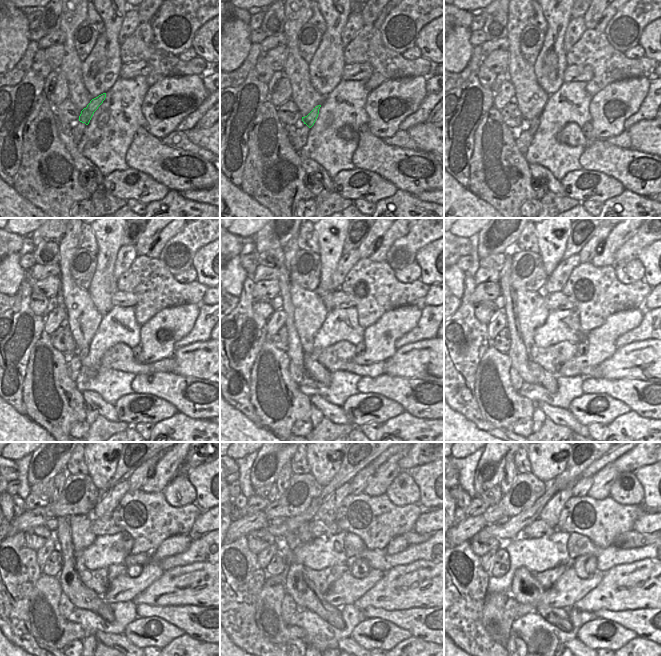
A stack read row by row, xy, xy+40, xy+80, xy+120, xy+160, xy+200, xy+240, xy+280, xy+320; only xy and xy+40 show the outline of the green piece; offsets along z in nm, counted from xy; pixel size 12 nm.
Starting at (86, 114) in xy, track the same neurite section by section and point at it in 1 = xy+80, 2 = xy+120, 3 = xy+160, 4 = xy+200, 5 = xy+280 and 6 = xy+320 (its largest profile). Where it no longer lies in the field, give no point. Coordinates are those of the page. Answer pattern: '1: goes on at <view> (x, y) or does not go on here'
1: goes on at xy+80 (534, 123)
2: goes on at xy+120 (84, 352)
3: goes on at xy+160 (315, 370)
4: goes on at xy+200 (548, 380)
5: goes on at xy+280 (335, 620)
6: goes on at xy+320 (564, 625)

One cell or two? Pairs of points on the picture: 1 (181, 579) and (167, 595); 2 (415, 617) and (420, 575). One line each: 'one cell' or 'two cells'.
1: one cell
2: two cells

